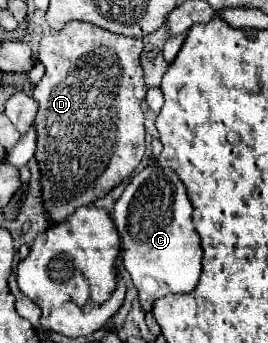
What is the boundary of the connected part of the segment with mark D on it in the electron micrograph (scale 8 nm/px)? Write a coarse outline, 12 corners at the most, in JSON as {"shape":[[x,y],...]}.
{"shape":[[42,37],[36,161],[54,223],[146,151],[140,37]]}

